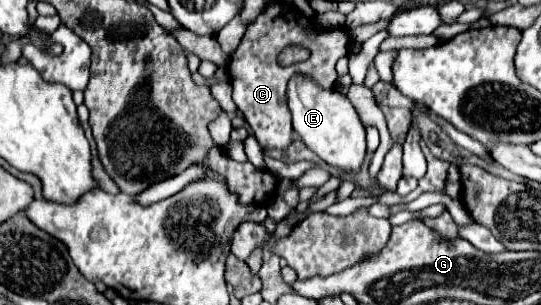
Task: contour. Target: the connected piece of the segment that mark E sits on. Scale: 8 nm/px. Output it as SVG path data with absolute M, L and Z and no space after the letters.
M293 76L287 94L293 114L293 130L307 144L307 148L313 150L329 166L339 168L347 174L357 174L367 154L367 132L349 98L345 94L337 94L337 90L325 90L315 80L303 76Z

